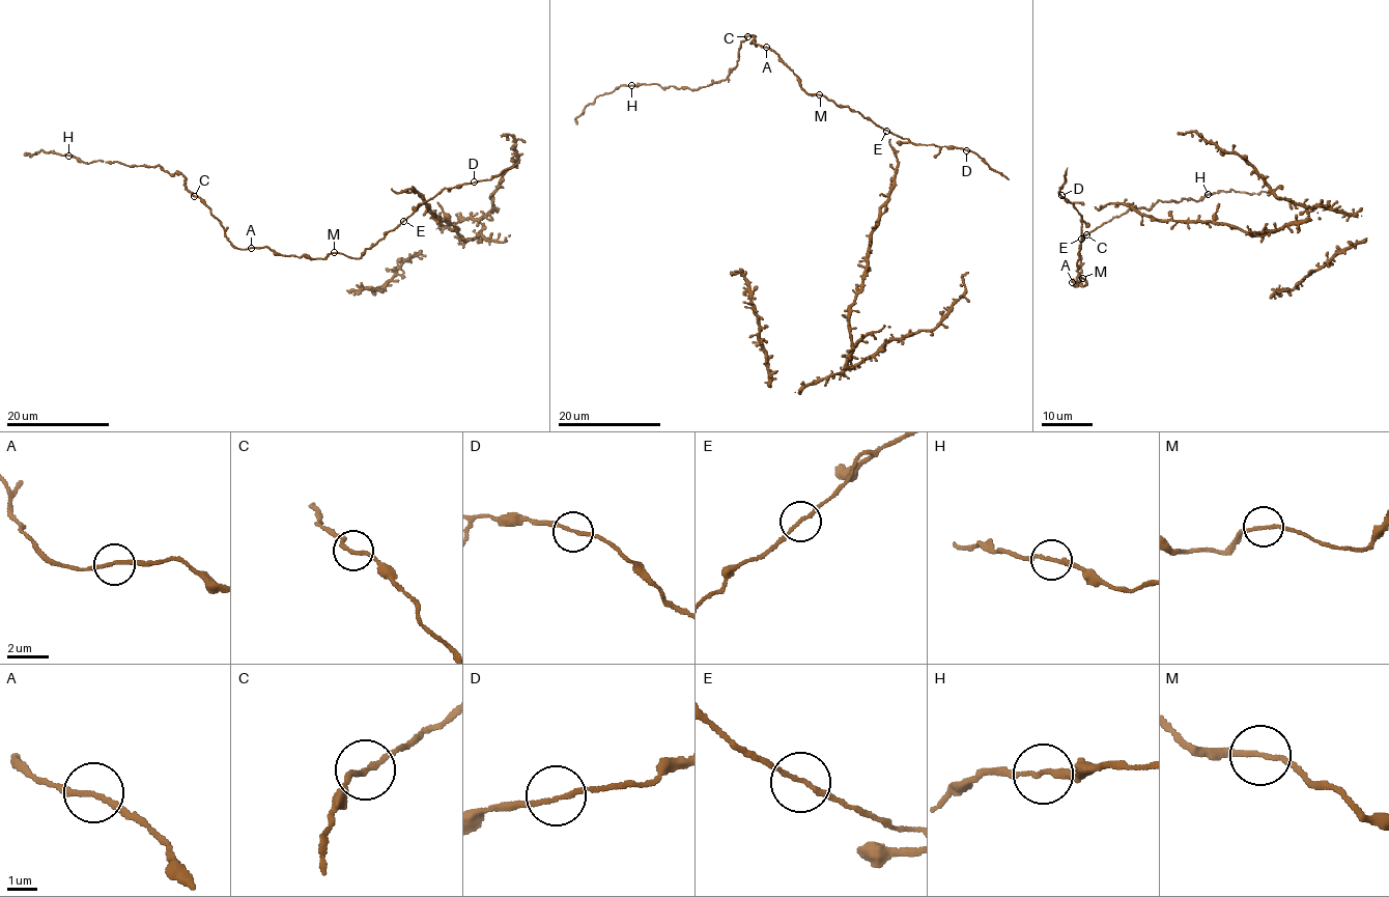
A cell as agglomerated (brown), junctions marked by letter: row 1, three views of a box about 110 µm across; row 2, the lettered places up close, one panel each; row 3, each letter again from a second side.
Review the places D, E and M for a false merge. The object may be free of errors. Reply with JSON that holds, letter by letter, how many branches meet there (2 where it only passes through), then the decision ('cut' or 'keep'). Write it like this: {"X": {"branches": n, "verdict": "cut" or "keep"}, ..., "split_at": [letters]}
{"D": {"branches": 2, "verdict": "keep"}, "E": {"branches": 2, "verdict": "keep"}, "M": {"branches": 2, "verdict": "keep"}, "split_at": []}

